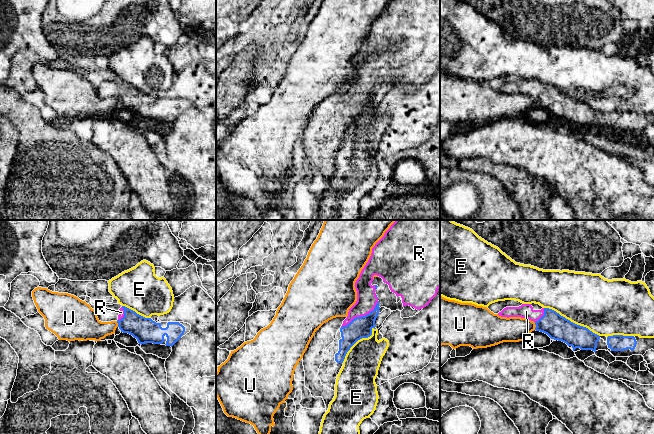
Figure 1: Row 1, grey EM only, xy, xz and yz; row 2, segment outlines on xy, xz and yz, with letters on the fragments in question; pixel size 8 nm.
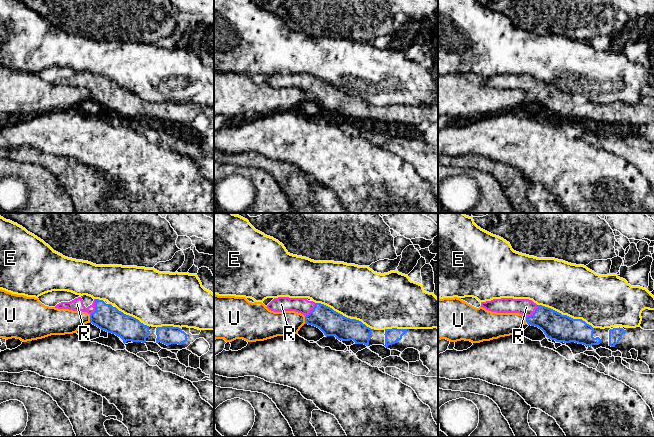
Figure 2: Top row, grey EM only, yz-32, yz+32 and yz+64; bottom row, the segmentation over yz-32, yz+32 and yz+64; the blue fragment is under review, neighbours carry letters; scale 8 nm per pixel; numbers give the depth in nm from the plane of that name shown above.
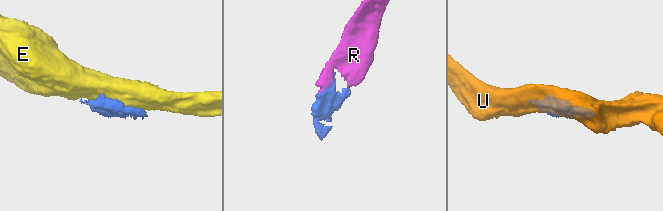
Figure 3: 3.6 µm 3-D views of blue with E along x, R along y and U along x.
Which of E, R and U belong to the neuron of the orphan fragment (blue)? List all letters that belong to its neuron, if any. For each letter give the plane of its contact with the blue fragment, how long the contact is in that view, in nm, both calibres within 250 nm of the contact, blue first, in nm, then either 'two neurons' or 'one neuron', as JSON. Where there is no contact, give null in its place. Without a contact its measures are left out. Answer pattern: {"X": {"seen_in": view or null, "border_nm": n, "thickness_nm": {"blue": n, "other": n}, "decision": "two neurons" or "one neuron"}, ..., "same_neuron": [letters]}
{"E": {"seen_in": "yz", "border_nm": 500, "thickness_nm": {"blue": 200, "other": 440}, "decision": "two neurons"}, "R": {"seen_in": "xz", "border_nm": 360, "thickness_nm": {"blue": 180, "other": 160}, "decision": "one neuron"}, "U": {"seen_in": "yz", "border_nm": 60, "thickness_nm": {"blue": 200, "other": 200}, "decision": "two neurons"}, "same_neuron": ["R"]}

